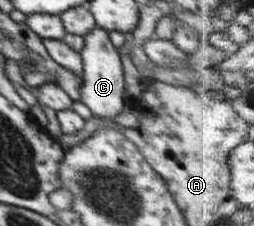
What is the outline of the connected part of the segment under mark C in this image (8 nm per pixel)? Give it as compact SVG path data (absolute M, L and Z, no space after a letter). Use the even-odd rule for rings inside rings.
M96 25L83 38L85 44L80 51L83 61L83 86L81 89L81 96L78 101L84 102L89 107L88 109L90 109L93 116L113 120L122 113L126 102L121 57L119 56L118 49L112 44L112 42L110 42L107 29Z

